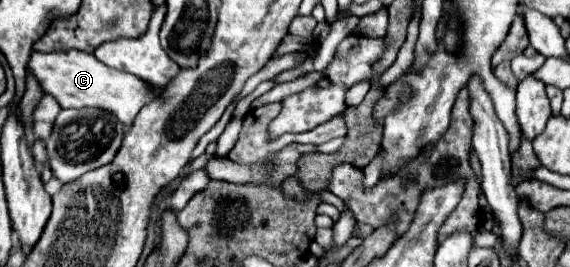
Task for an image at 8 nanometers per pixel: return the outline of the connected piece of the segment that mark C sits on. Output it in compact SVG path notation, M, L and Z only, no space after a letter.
M32 51L26 71L36 77L42 91L52 95L62 109L82 109L82 107L98 107L118 115L124 123L126 131L130 129L138 111L152 99L156 99L162 91L152 91L144 85L144 81L132 77L130 73L116 71L112 67L104 67L92 53L84 51L60 51L60 53L40 53Z

